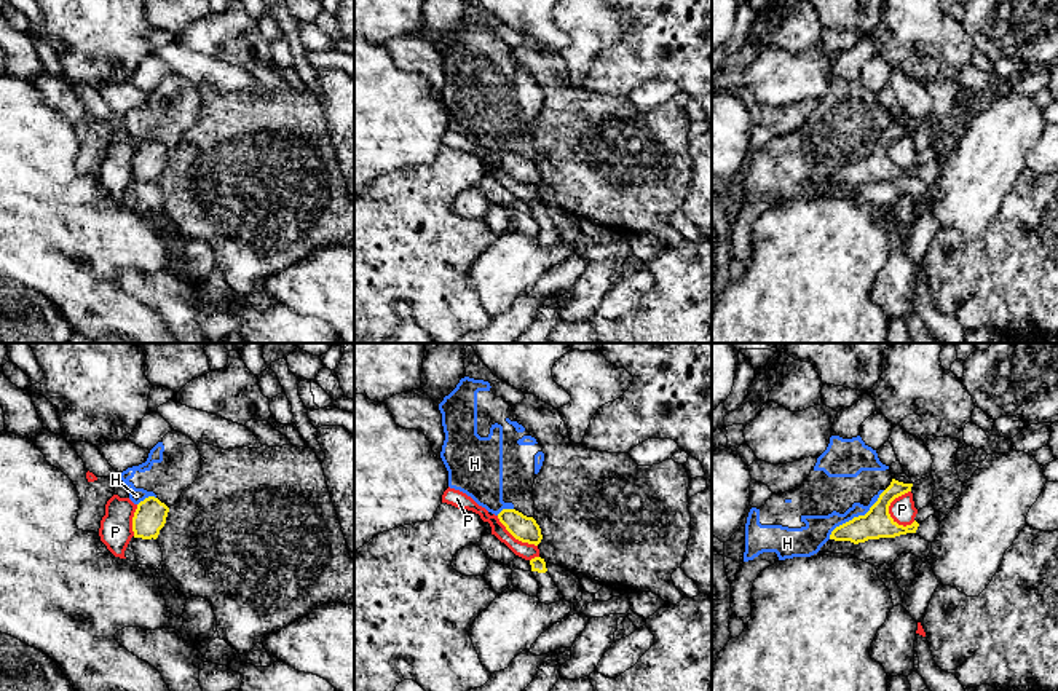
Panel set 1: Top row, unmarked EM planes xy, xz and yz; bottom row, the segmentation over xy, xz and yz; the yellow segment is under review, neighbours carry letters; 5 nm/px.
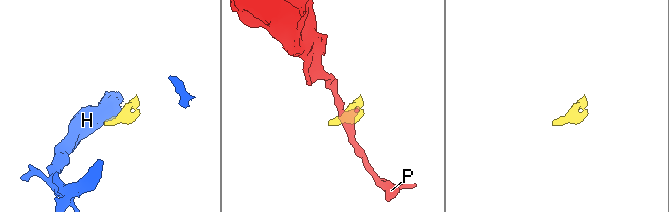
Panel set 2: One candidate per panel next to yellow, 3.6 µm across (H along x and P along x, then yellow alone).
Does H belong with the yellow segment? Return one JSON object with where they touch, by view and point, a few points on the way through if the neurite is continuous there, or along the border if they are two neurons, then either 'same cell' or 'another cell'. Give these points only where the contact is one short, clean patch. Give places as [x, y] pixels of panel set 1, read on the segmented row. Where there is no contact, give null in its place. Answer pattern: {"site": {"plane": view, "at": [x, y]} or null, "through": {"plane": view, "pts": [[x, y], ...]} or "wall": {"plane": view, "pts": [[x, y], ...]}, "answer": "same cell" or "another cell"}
{"site": {"plane": "yz", "at": [856, 517]}, "wall": {"plane": "yz", "pts": [[884, 490], [864, 514], [840, 524], [829, 538]]}, "answer": "another cell"}

